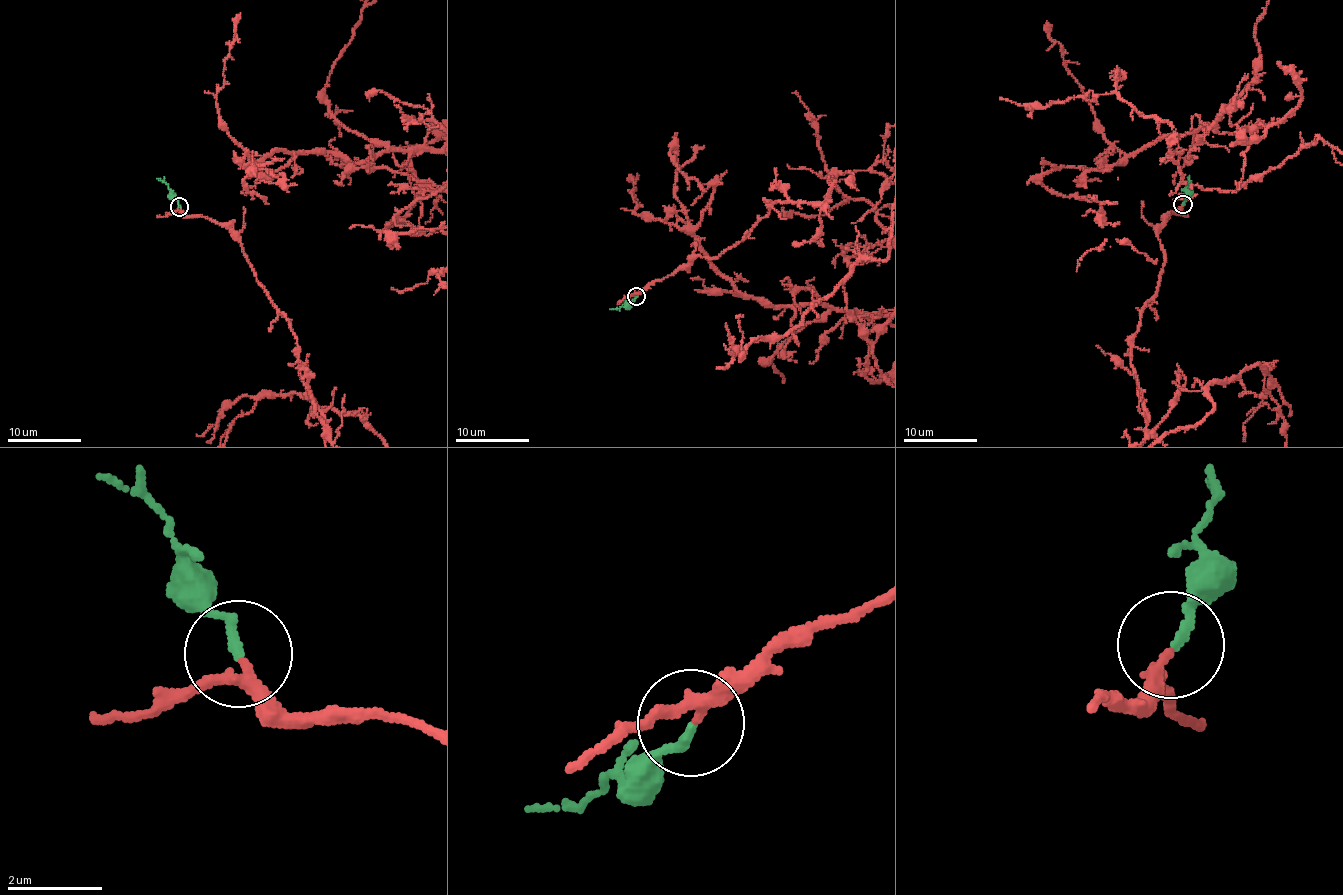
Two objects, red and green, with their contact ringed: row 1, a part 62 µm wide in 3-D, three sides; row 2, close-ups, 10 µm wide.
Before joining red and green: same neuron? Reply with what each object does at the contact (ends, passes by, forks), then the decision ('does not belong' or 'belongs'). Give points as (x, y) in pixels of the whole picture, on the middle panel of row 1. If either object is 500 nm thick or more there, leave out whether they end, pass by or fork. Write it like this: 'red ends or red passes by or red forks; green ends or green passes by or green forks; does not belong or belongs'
red passes by; green ends; belongs

